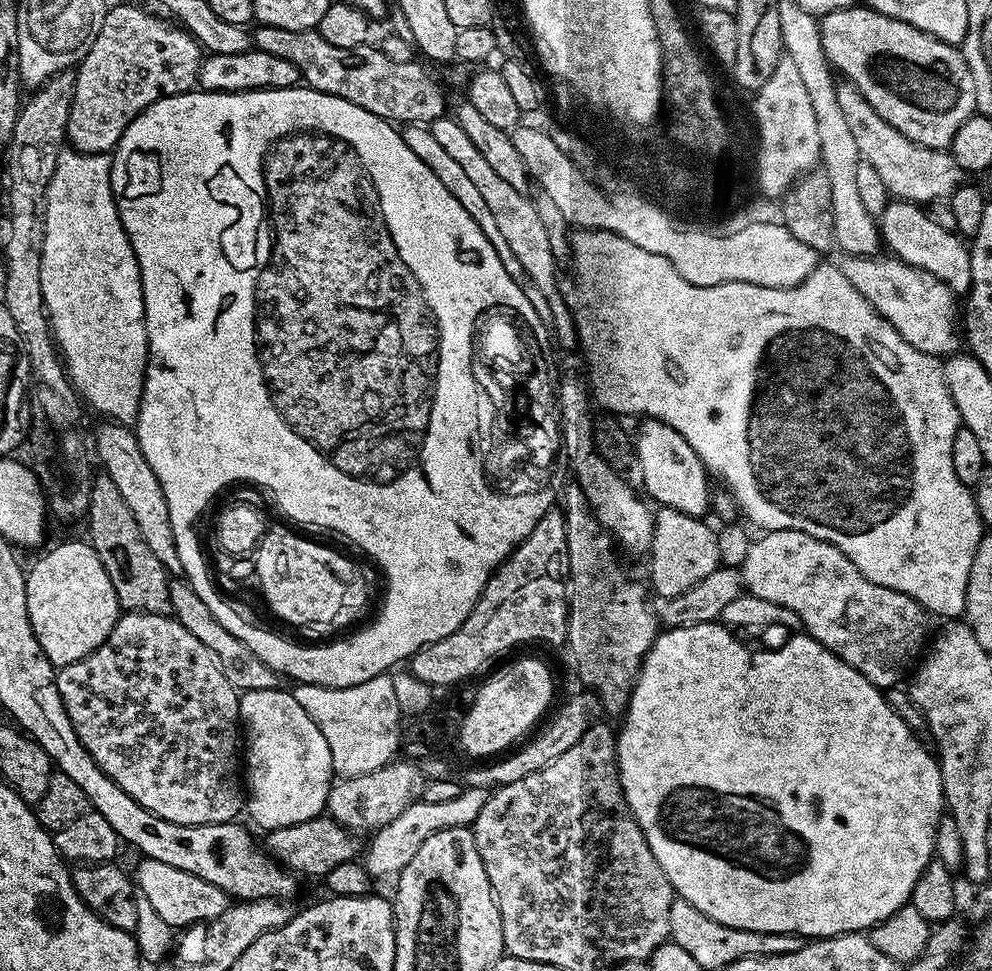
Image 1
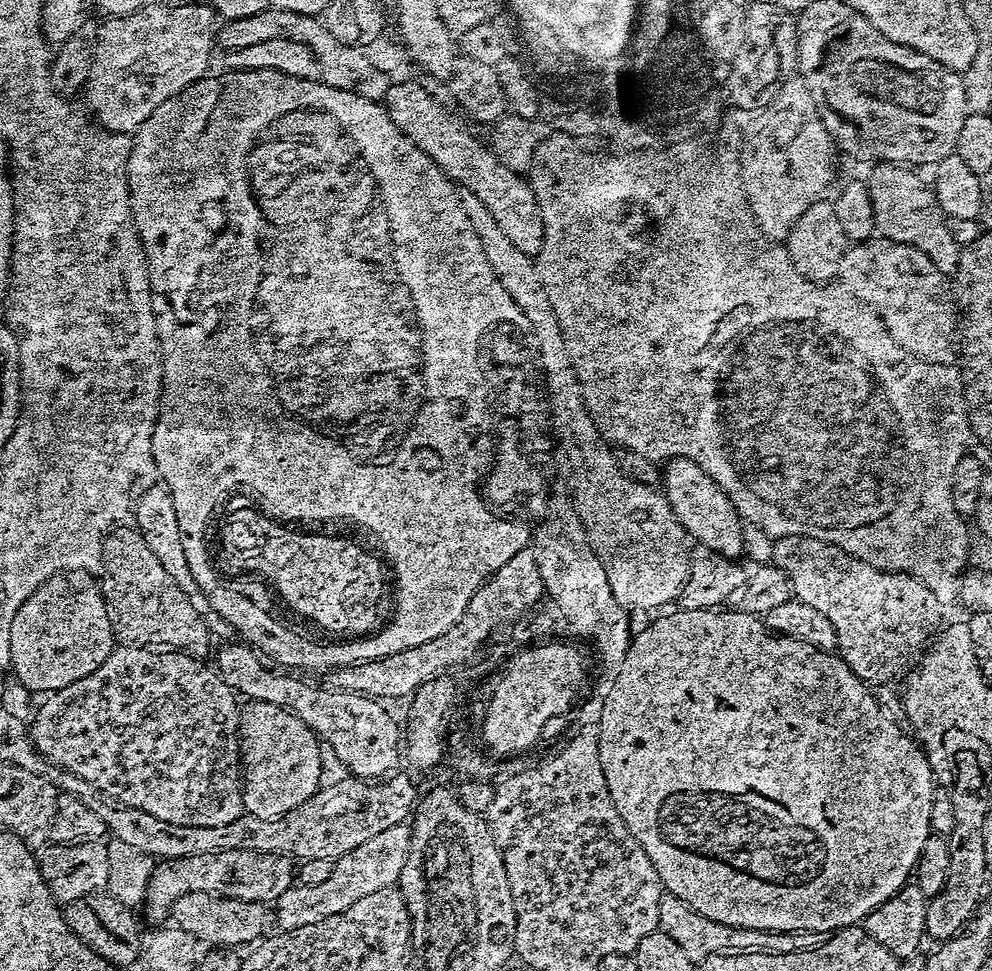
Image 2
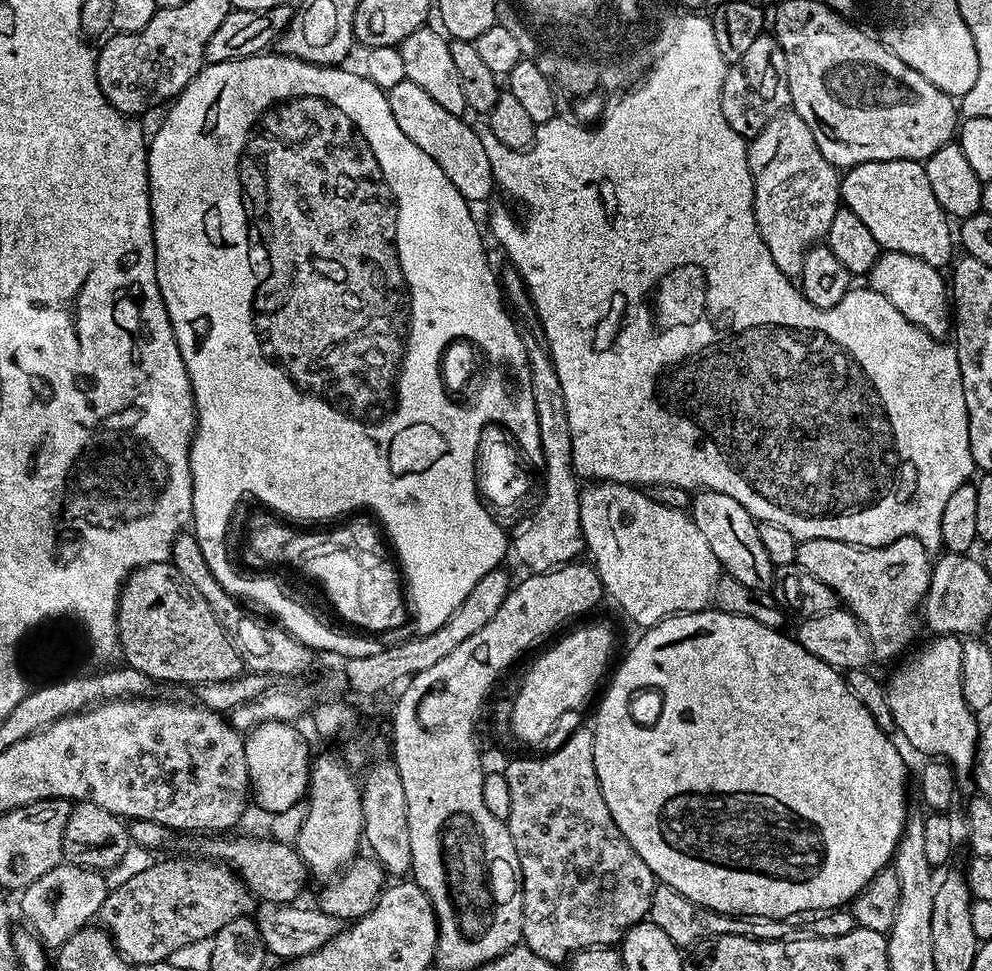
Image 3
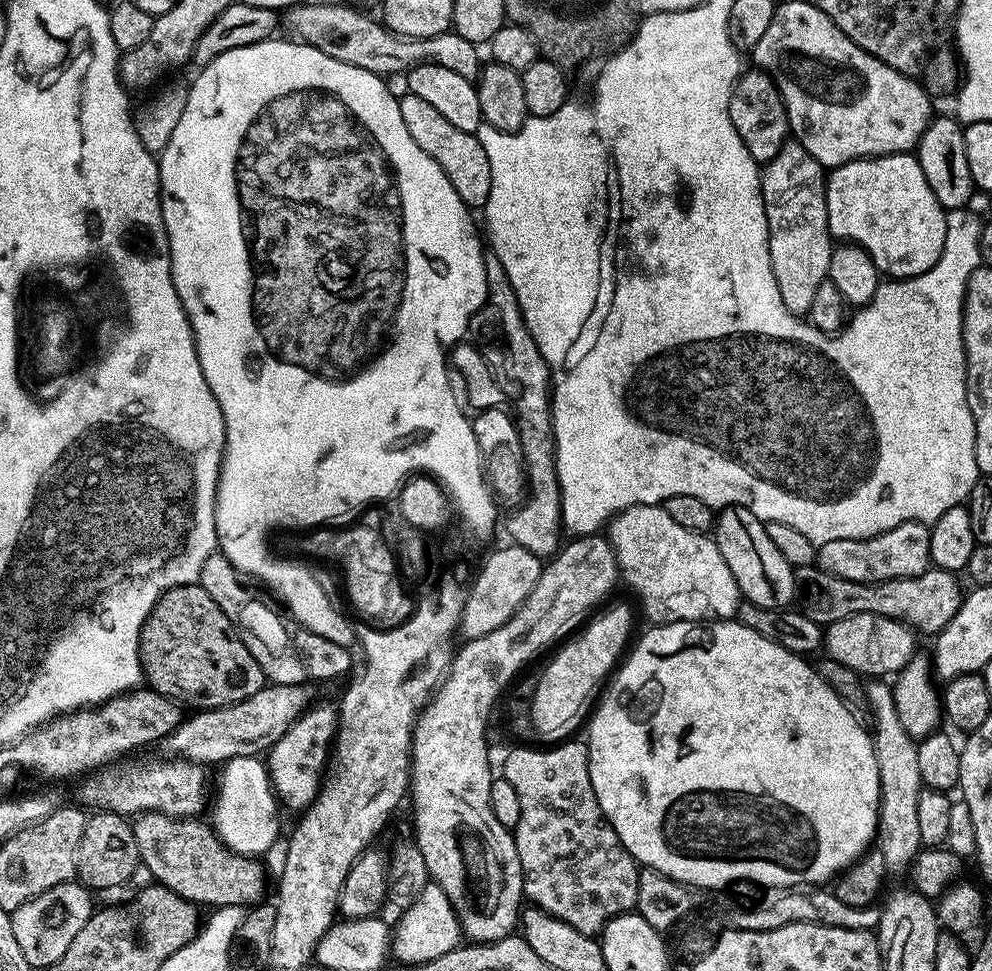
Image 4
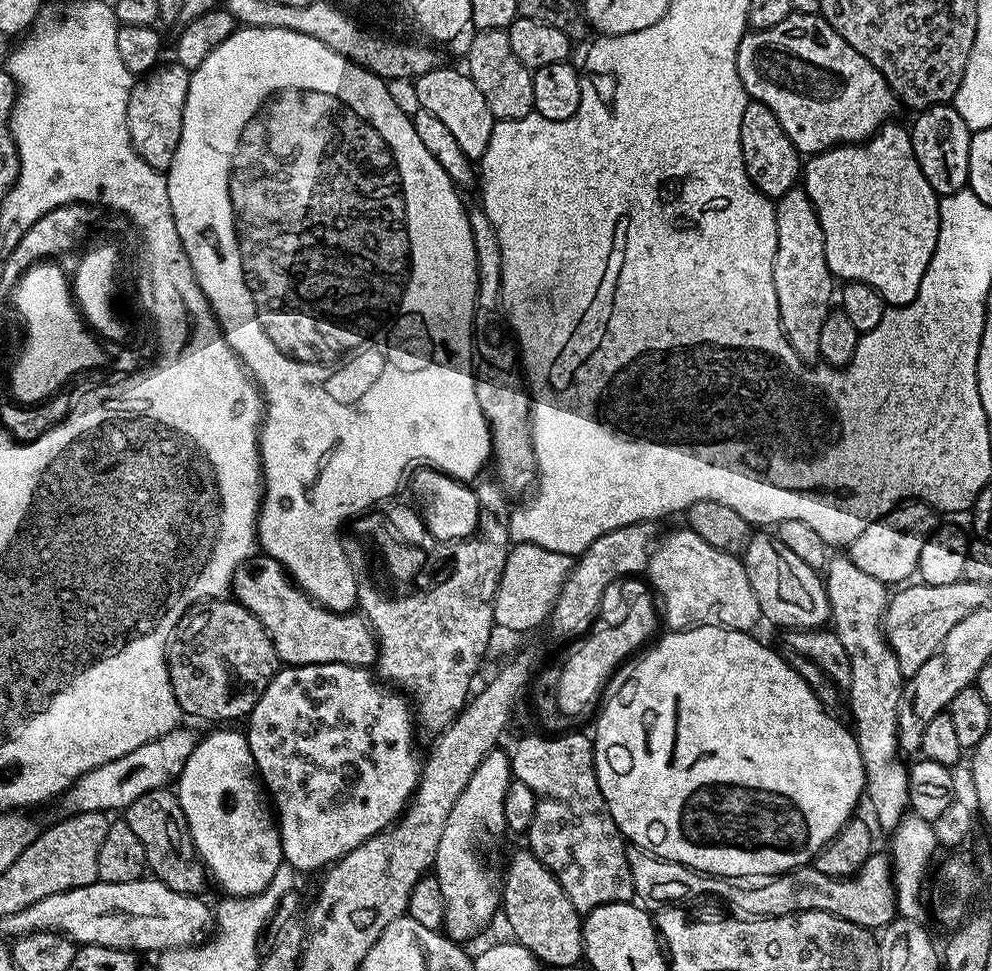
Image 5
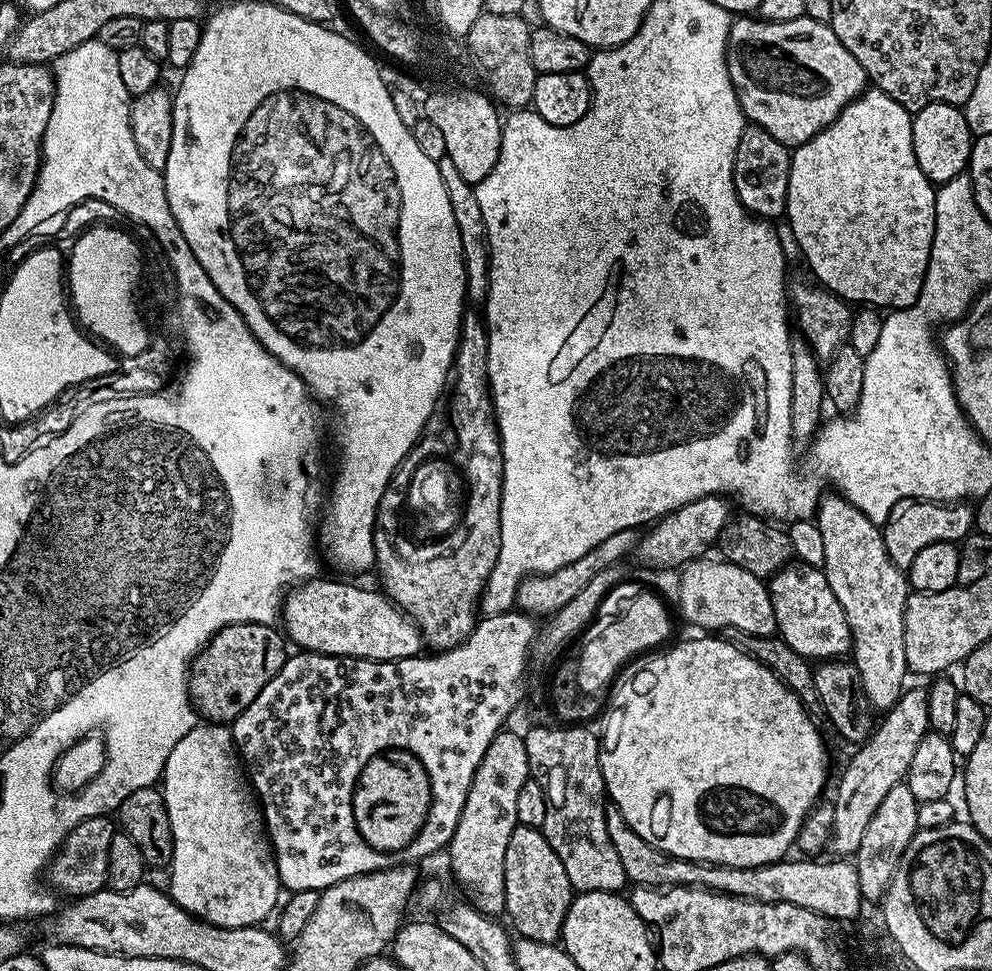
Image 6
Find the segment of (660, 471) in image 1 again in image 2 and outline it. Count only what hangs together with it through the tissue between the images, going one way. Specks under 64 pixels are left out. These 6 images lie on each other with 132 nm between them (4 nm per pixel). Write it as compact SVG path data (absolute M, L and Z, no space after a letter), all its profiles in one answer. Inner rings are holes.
M681 456L672 457L662 468L662 491L685 533L693 541L696 539L699 547L714 550L727 560L743 557L742 517L730 497L720 489L718 482L714 482L714 478L710 478L710 474L706 474L706 470L702 470L702 466Z

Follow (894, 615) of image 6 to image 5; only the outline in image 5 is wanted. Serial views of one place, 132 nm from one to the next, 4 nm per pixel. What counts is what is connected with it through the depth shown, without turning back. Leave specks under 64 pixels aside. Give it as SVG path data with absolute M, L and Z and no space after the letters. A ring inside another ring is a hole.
M847 554L829 559L824 589L828 591L828 610L834 631L850 654L850 686L846 689L846 708L852 711L851 723L862 754L866 804L876 815L875 823L891 834L900 827L900 821L909 815L908 768L899 760L900 731L898 730L898 702L902 698L905 677L894 658L894 650L884 636L884 612L890 599L889 585L858 570Z

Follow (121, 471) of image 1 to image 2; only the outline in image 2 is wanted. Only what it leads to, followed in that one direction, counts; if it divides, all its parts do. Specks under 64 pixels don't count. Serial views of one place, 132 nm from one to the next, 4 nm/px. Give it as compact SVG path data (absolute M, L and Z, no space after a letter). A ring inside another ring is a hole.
M157 486L157 488L146 489L141 496L139 493L134 500L134 520L135 516L136 531L142 534L142 538L146 538L146 546L150 546L150 551L157 556L158 563L167 570L170 578L174 578L174 583L181 588L182 594L186 594L186 599L193 604L194 610L198 610L202 622L206 622L208 631L217 641L231 641L237 635L234 626L226 622L226 618L222 618L218 610L214 610L210 598L206 598L206 590L202 590L202 586L194 582L194 573L190 570L190 562L186 562L186 550L182 547L182 530L178 526L178 510L174 510L174 498L168 493L168 489Z

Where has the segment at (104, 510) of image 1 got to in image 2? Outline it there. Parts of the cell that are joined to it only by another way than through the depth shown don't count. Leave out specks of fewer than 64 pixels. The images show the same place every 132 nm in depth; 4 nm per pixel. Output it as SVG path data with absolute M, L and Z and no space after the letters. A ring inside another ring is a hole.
M117 526L102 542L98 583L101 596L105 600L110 630L121 645L159 646L164 650L186 652L197 658L207 657L208 647L210 652L214 637L208 631L206 622L202 622L198 610L194 610L193 604L186 599L186 594L182 594L181 588L174 583L174 578L170 578L167 570L158 563L158 558L150 551L150 546L146 546L146 538L142 538L142 534L136 531L135 527Z

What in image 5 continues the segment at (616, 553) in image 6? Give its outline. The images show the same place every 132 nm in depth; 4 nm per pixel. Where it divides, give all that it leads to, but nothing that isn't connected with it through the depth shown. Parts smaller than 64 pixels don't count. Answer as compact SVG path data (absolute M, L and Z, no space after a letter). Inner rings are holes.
M516 544L509 548L506 566L494 598L494 618L508 632L528 632L547 621L556 605L558 594L572 570L573 557L546 550L533 544Z

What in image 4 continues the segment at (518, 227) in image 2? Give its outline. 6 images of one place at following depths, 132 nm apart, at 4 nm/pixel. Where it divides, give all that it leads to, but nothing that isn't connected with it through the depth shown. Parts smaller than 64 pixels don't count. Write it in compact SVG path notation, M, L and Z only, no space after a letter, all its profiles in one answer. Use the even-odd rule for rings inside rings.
M407 95L399 99L402 110L402 122L406 122L406 130L410 130L410 138L442 166L446 178L450 178L450 186L462 198L469 209L483 209L490 194L490 158L486 158L486 150L482 150L482 142L478 142L475 134L466 130L458 130L458 126L450 126L434 106L429 106L423 98Z

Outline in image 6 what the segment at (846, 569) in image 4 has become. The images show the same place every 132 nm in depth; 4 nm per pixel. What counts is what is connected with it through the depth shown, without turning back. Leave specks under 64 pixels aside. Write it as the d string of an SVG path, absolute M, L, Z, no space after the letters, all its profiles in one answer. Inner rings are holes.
M900 500L890 510L888 521L882 526L884 534L884 545L886 554L890 554L890 562L902 570L907 570L918 558L918 550L923 550L925 546L934 546L934 542L950 542L956 544L963 541L974 528L974 512L971 507L964 502L937 502L934 500Z

